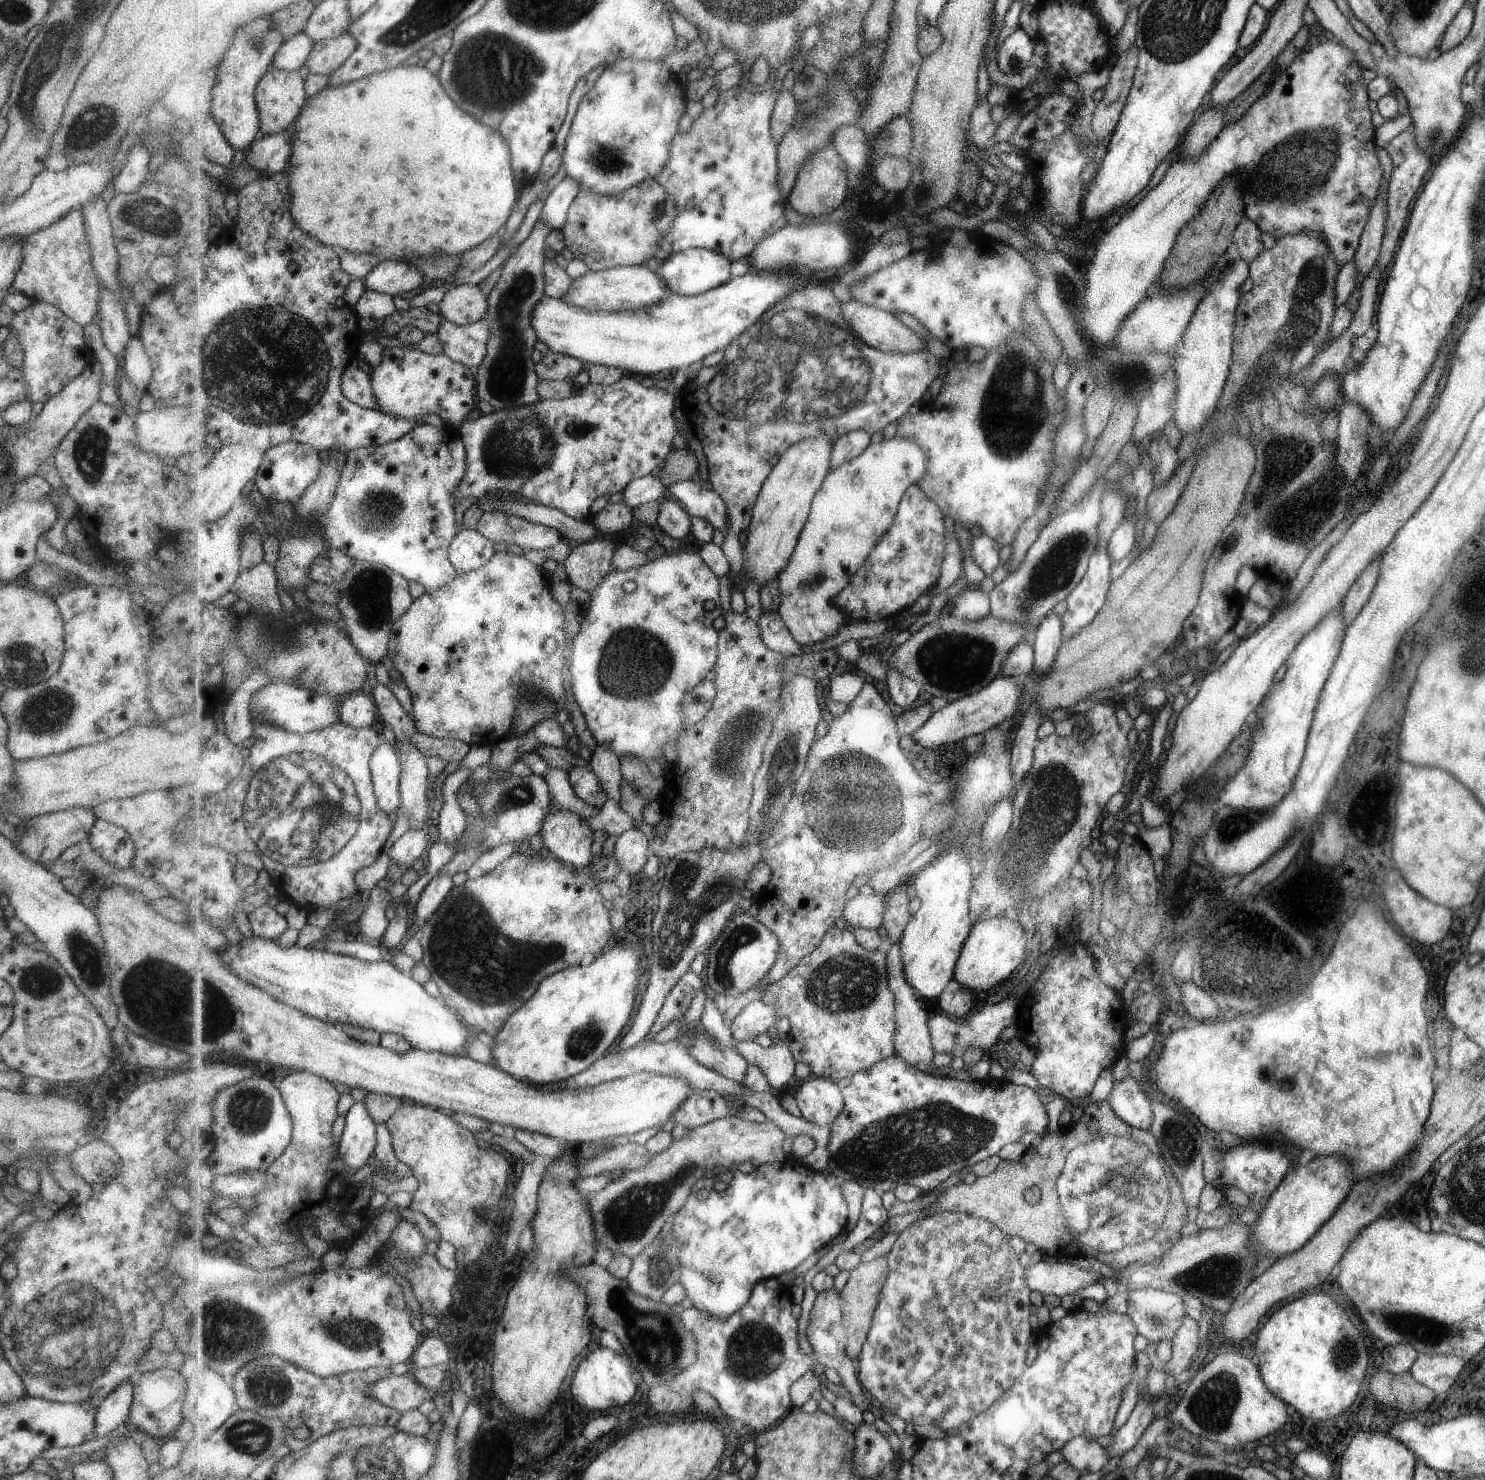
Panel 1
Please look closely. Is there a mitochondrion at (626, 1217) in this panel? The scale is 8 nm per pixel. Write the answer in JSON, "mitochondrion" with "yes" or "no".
{"mitochondrion":"yes"}

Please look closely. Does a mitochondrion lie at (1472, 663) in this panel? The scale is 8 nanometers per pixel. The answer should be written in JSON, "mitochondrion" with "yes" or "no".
{"mitochondrion":"yes"}

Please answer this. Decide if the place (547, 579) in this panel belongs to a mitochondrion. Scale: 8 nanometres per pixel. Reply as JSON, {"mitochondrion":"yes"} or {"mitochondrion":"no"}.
{"mitochondrion":"no"}

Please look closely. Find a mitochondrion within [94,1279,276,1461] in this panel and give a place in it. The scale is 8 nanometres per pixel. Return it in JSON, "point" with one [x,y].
{"point":[226,1328]}

